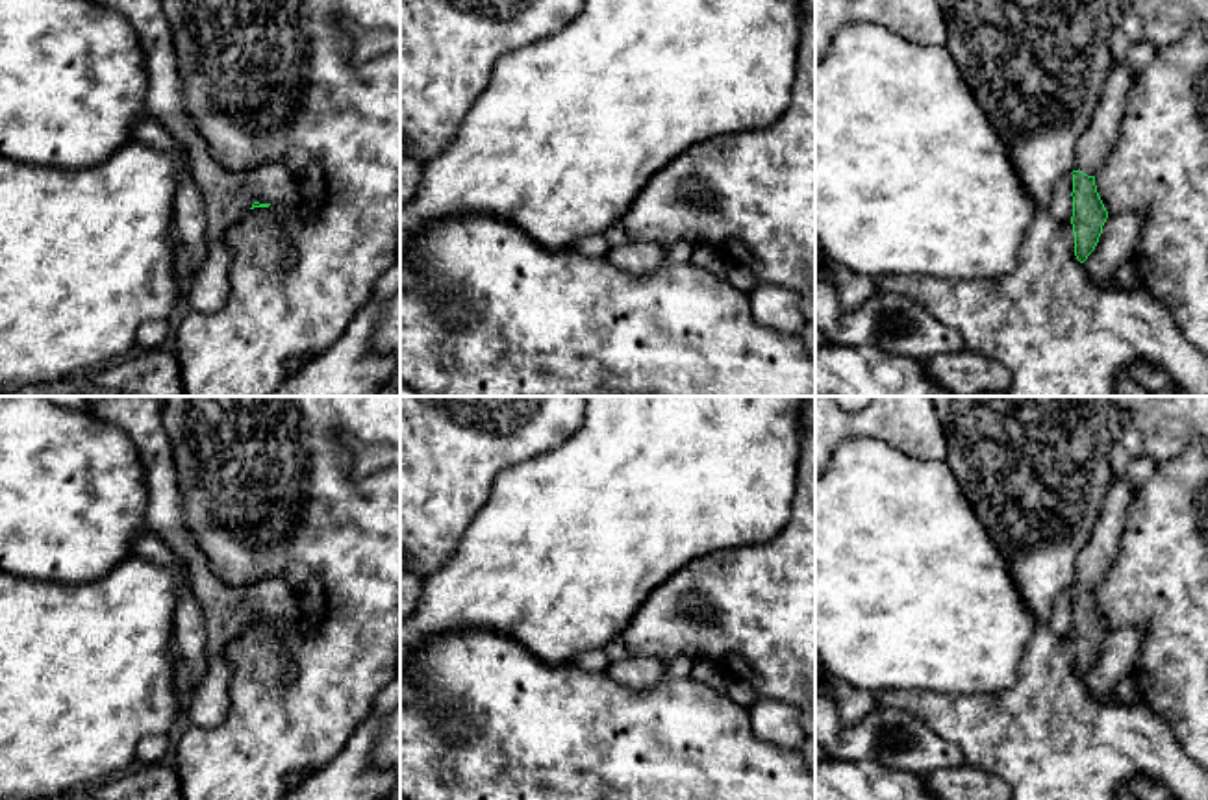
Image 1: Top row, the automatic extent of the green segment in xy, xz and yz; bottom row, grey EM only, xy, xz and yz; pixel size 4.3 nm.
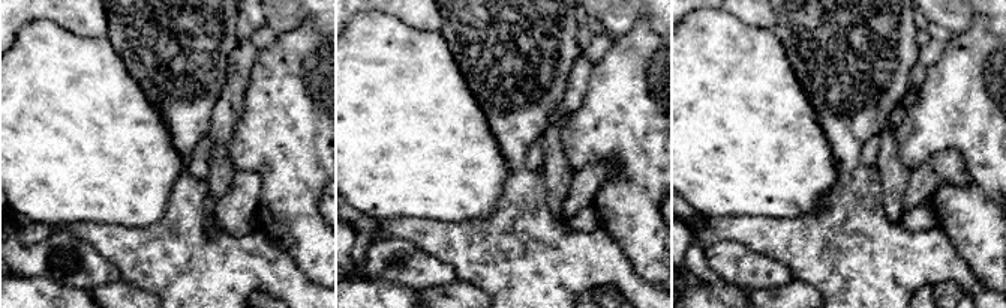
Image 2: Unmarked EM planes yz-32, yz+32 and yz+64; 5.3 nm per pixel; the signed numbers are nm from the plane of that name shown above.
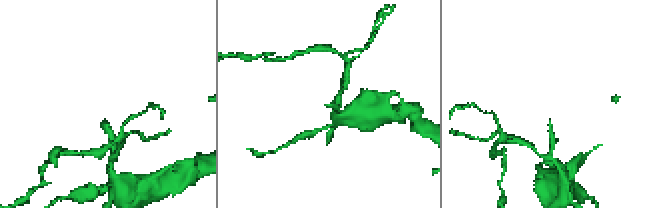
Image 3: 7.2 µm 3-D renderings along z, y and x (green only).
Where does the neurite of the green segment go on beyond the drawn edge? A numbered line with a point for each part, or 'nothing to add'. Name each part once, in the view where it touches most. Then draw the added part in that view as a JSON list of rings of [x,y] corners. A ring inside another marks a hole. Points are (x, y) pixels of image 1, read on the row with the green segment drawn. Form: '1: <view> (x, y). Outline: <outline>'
1: yz (1094, 145). Outline: [[[1115,61],[1108,70],[1093,119],[1076,141],[1076,163],[1073,170],[1095,176],[1101,169],[1115,143],[1132,78],[1132,70],[1125,61]]]

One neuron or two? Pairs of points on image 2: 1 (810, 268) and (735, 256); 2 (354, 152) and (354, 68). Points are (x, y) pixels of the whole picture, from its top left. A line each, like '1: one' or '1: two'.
1: two
2: one

